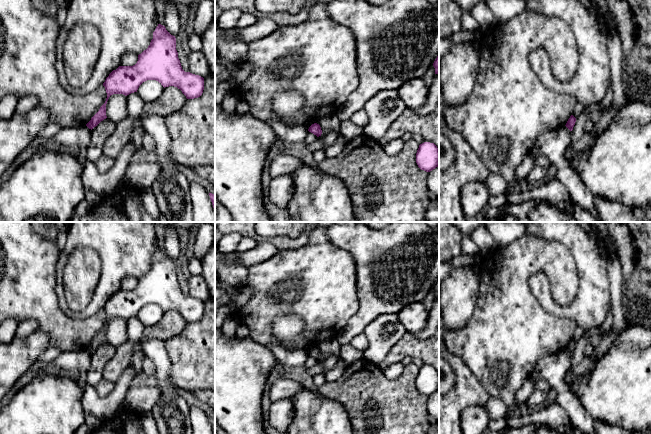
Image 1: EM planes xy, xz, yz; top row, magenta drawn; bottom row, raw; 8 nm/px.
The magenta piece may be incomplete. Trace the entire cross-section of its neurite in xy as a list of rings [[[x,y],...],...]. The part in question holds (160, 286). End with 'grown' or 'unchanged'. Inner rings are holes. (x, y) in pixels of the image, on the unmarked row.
[[[158,248],[150,269],[138,279],[137,287],[133,290],[119,290],[106,302],[103,307],[107,317],[106,325],[86,350],[92,354],[107,342],[106,328],[111,319],[127,320],[137,316],[139,310],[147,304],[156,304],[164,312],[177,311],[187,323],[200,321],[204,314],[203,301],[182,293],[175,260],[165,250]]] | unchanged

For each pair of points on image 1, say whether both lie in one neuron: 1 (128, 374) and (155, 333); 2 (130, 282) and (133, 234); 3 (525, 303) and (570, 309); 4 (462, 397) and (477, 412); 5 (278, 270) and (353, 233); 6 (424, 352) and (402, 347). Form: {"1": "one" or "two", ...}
{"1": "two", "2": "two", "3": "two", "4": "two", "5": "two", "6": "one"}

